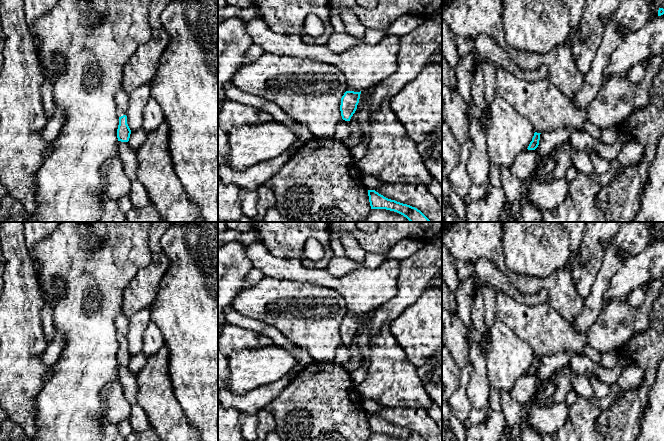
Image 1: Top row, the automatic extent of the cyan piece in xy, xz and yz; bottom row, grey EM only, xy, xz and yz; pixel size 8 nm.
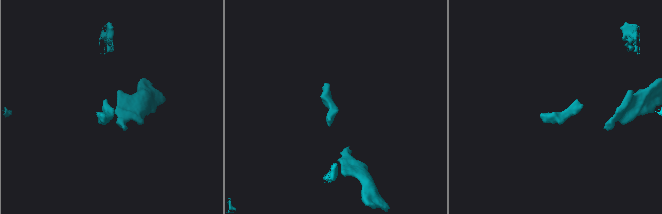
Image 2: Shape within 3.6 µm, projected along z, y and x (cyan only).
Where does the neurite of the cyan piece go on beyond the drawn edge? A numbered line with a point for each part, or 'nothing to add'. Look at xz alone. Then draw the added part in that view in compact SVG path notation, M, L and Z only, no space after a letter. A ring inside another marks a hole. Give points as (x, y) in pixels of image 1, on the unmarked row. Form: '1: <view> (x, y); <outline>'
nothing to add

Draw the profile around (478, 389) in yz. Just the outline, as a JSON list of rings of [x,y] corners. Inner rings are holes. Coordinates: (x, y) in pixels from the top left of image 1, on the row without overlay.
[[[467,329],[466,336],[470,341],[468,365],[472,367],[466,395],[473,408],[488,408],[491,387],[486,374],[486,356],[480,348],[480,336],[475,329]]]

